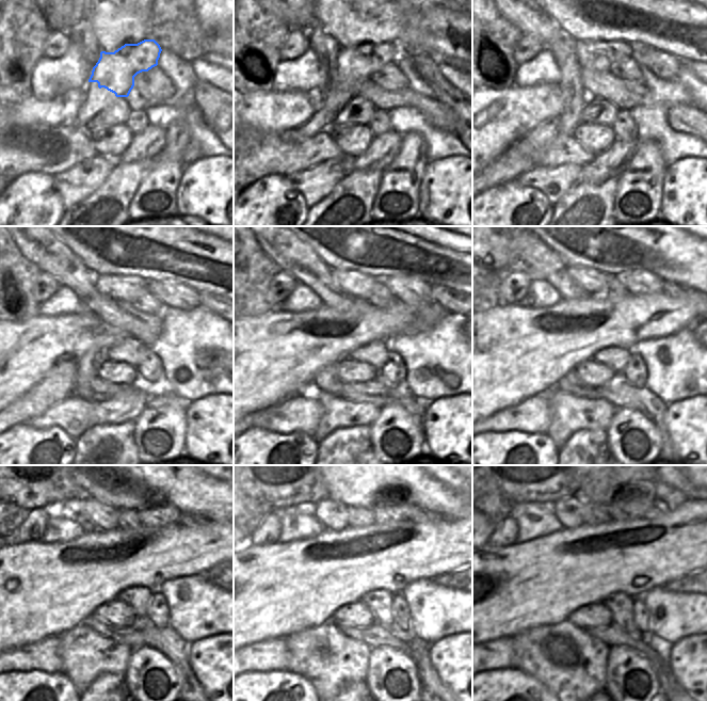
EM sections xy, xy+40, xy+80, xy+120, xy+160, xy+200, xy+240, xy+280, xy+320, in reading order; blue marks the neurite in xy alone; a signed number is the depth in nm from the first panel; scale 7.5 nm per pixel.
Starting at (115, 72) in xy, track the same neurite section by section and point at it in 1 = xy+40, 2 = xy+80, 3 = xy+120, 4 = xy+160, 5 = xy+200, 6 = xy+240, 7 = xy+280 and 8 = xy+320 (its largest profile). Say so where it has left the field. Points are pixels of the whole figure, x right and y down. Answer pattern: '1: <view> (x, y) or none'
1: xy+40 (355, 65)
2: xy+80 (595, 54)
3: xy+120 (121, 288)
4: xy+160 (358, 285)
5: xy+200 (591, 281)
6: xy+240 (105, 516)
7: xy+280 (333, 515)
8: xy+320 (568, 511)

